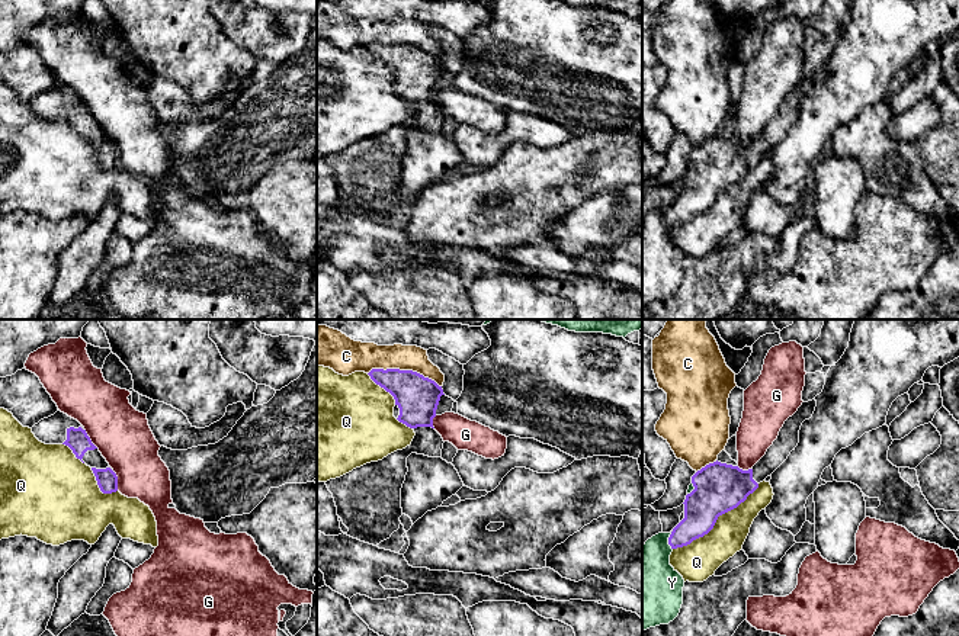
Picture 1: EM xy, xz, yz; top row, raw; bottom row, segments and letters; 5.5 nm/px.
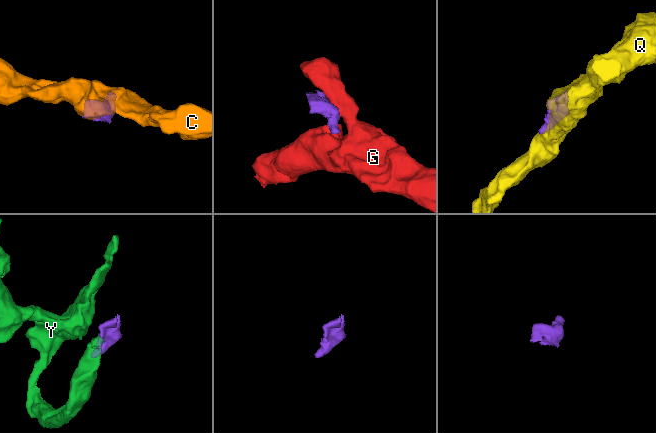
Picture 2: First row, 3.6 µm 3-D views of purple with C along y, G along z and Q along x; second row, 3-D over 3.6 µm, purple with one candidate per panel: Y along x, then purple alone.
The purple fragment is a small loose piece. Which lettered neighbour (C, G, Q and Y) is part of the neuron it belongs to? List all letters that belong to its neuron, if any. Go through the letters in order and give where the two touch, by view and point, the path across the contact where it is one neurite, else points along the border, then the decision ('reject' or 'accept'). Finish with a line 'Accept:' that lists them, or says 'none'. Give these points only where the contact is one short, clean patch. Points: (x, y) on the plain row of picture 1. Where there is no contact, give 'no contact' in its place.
C: contact xz (404, 45); reject
G: contact xy (116, 156); border xy (112, 145), (118, 154), (118, 164); reject
Q: contact yz (715, 196); reject
Y: contact yz (669, 215); accept
Accept: Y

